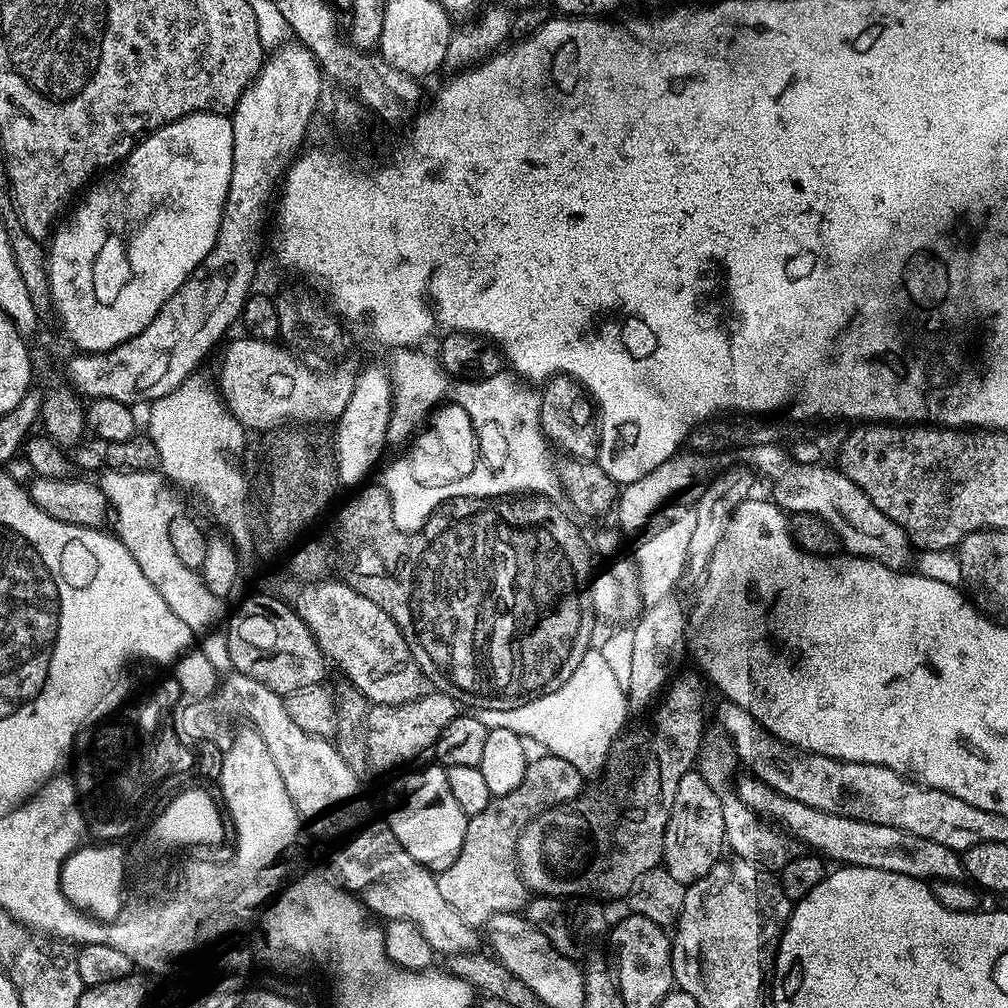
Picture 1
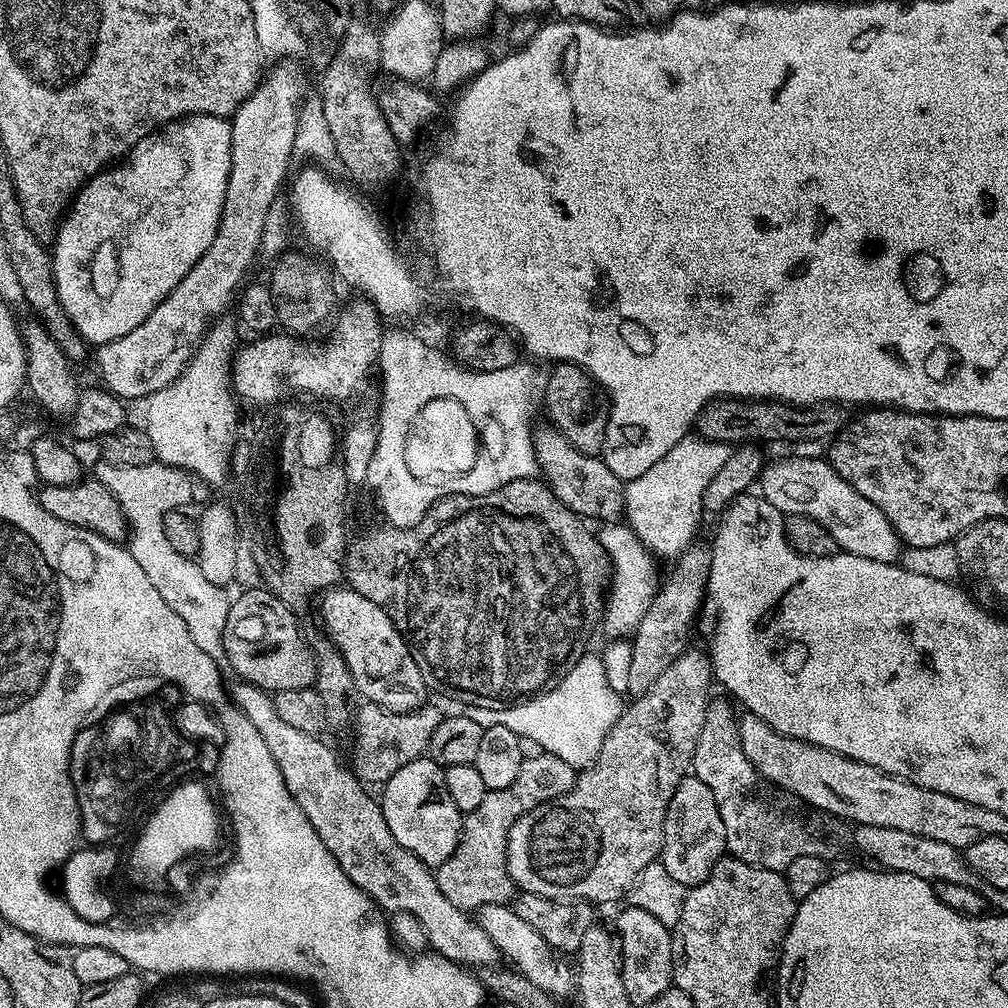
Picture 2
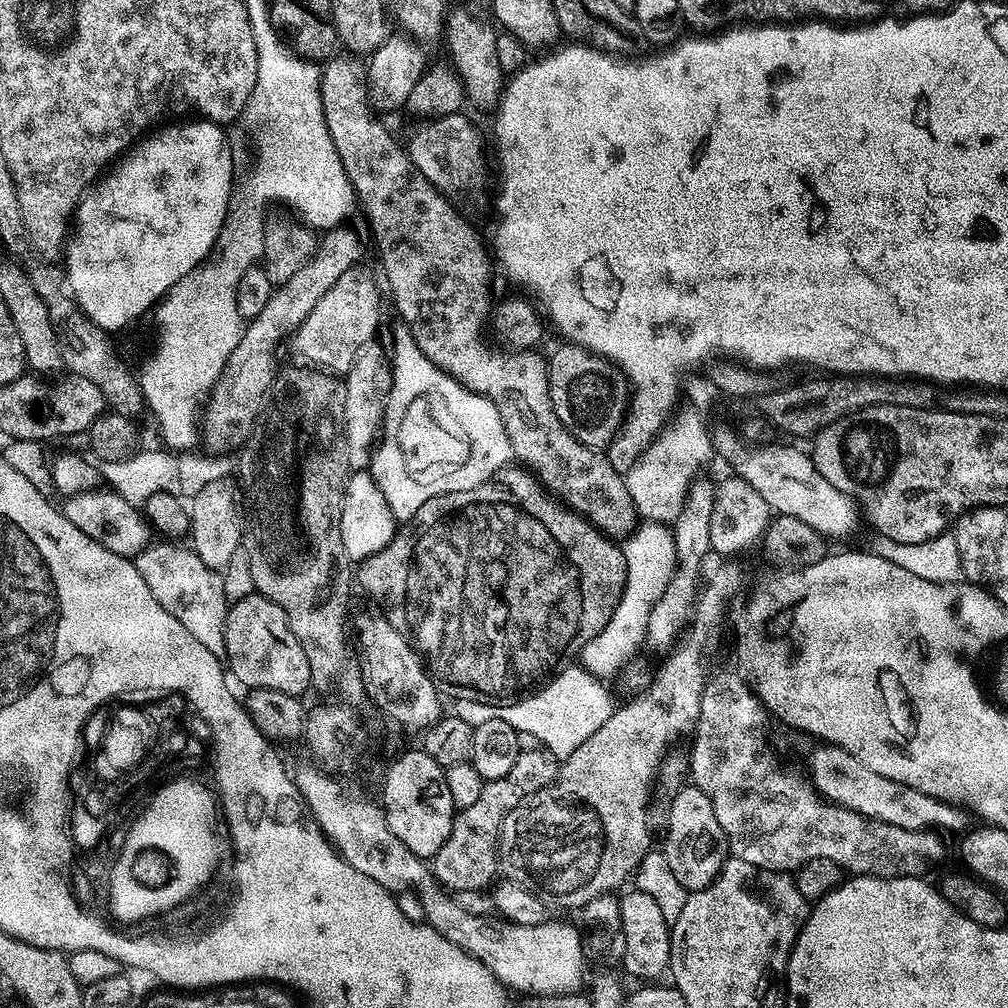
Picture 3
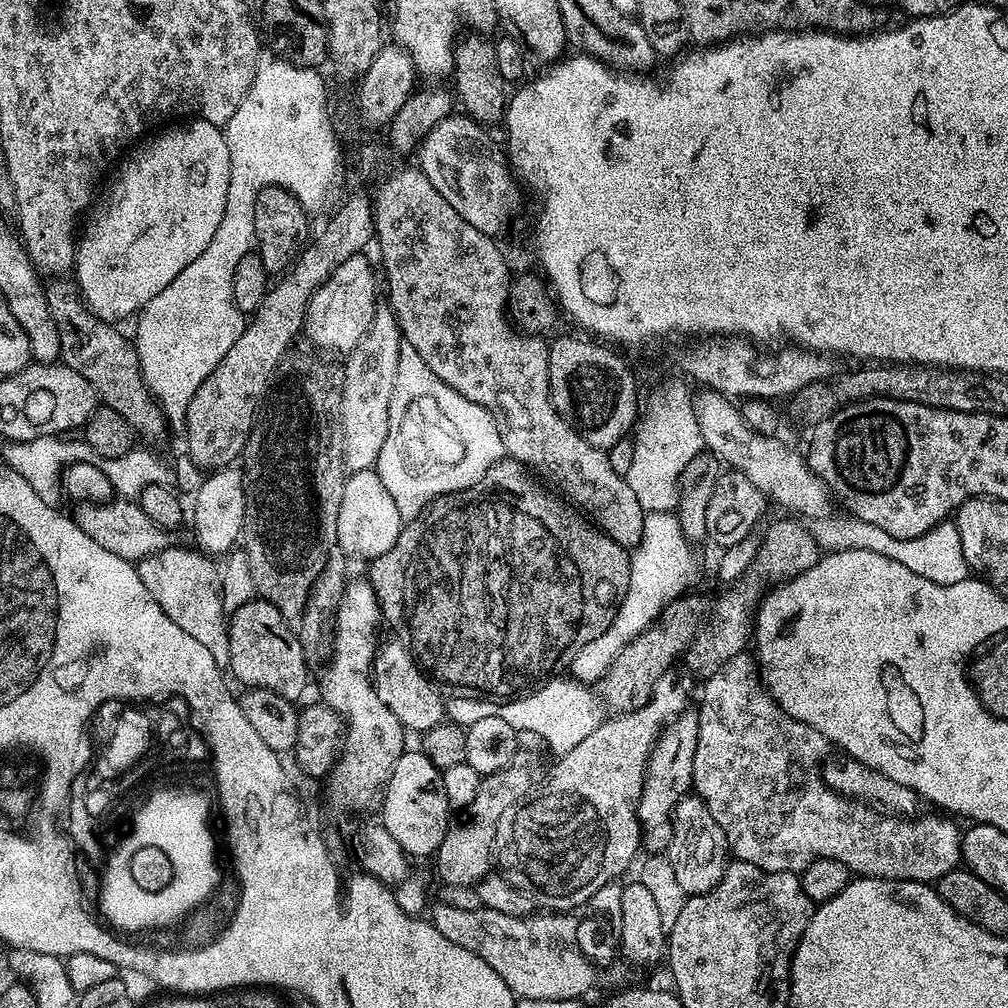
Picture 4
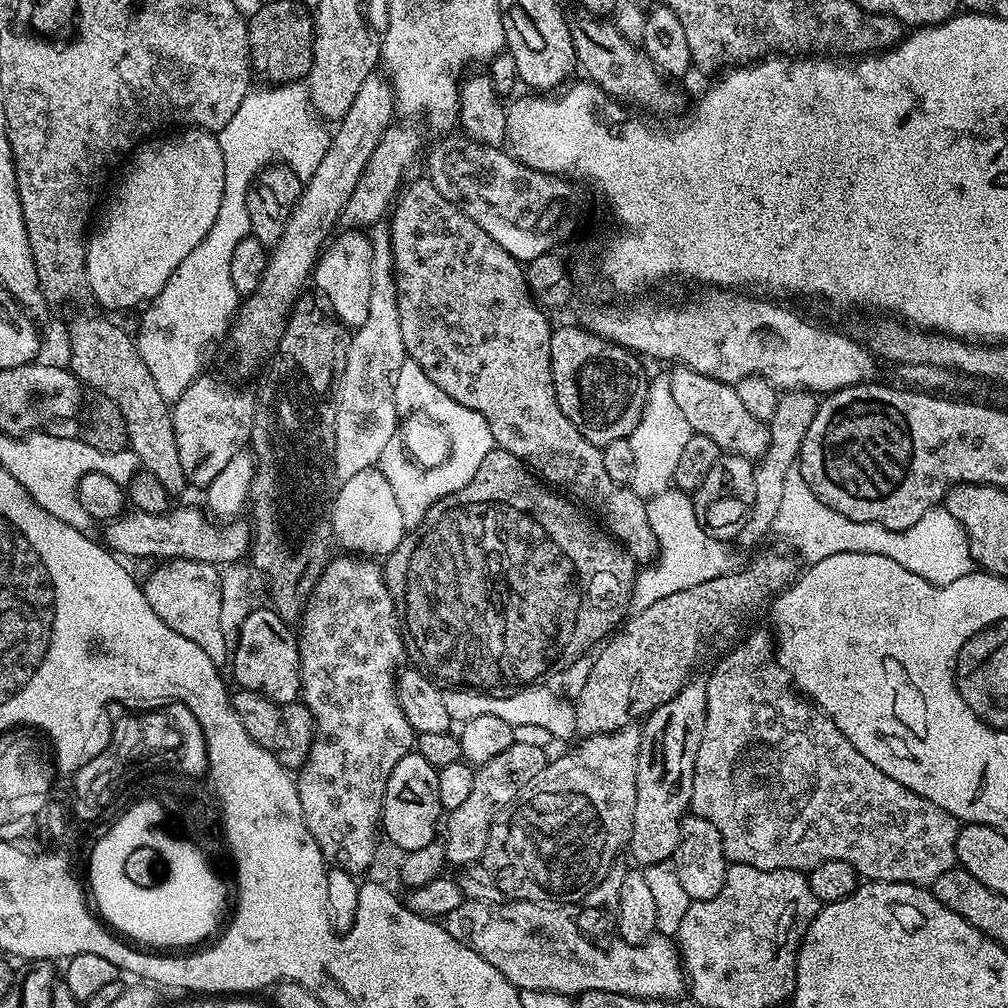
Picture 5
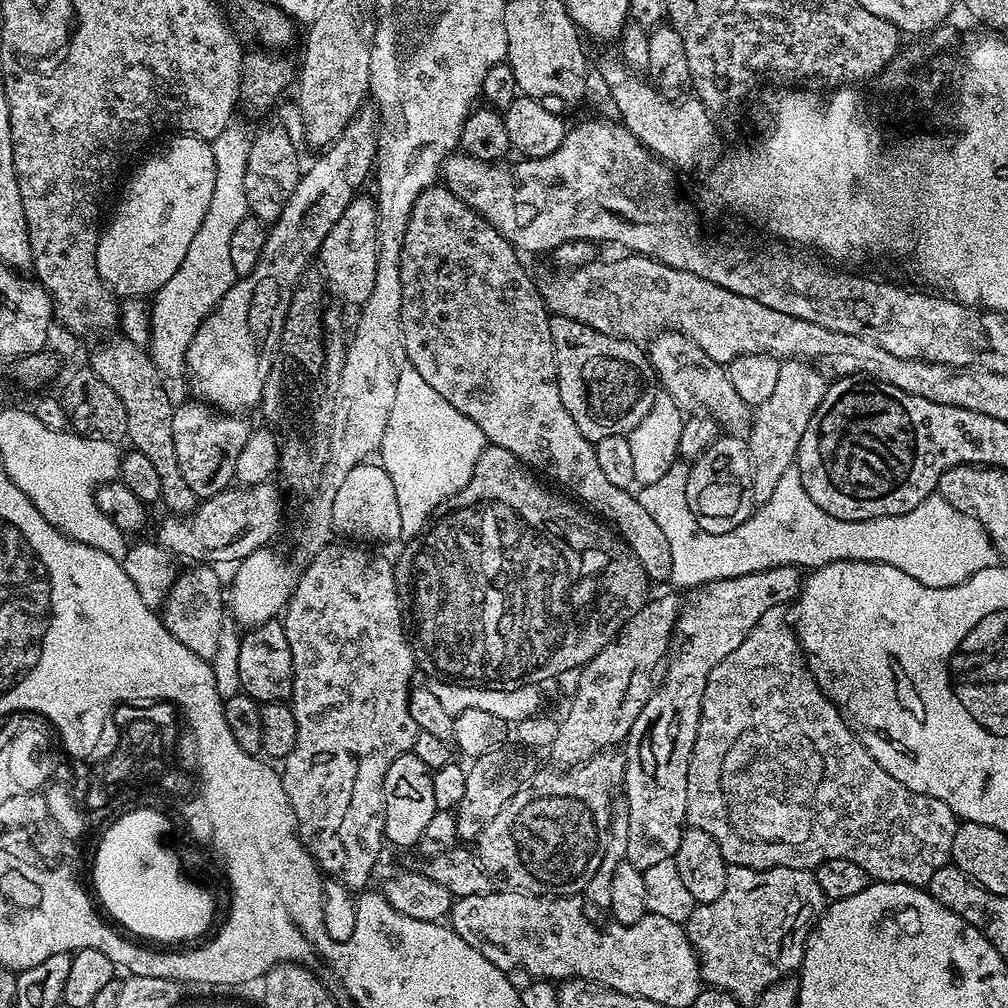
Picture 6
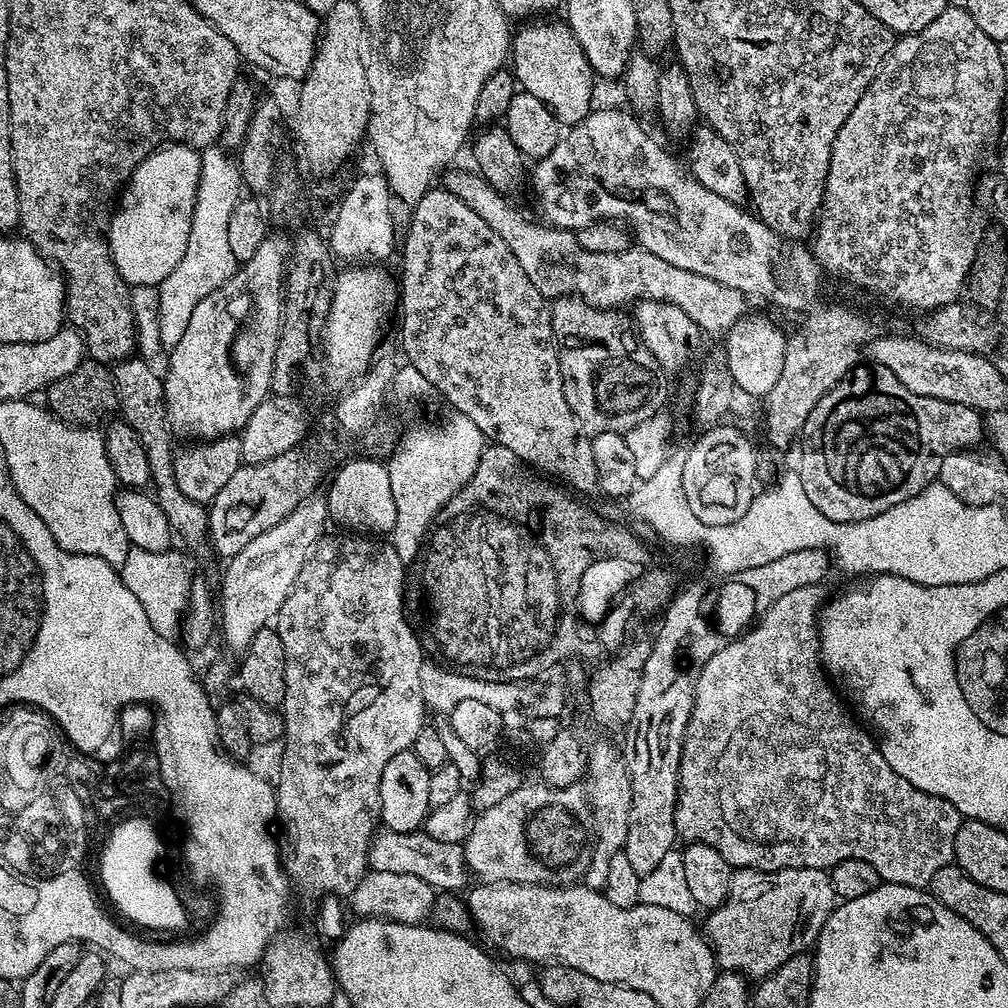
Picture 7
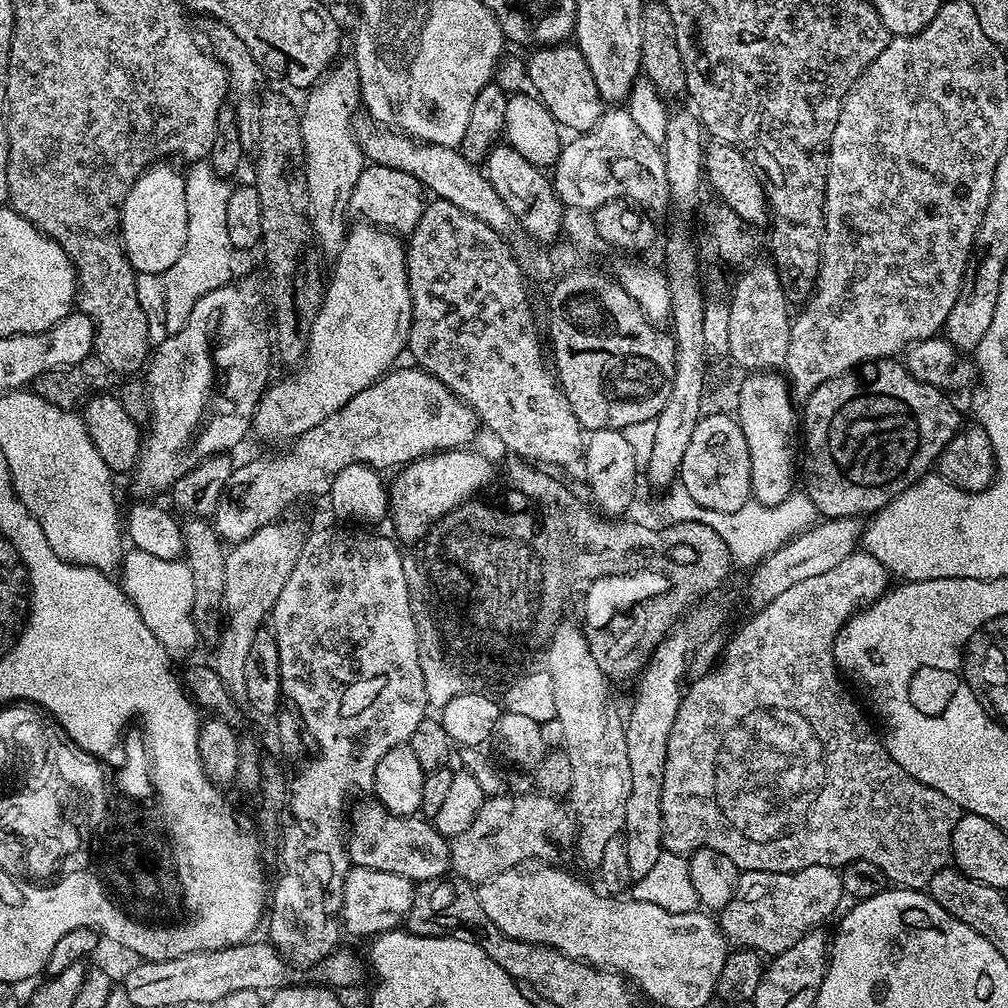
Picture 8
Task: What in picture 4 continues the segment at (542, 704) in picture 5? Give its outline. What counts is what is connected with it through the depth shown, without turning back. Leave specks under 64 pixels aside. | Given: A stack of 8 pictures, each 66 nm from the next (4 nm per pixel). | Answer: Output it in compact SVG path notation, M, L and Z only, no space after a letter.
M555 677L540 687L510 698L506 701L494 701L490 698L481 698L472 694L456 694L452 699L445 701L445 715L453 723L468 727L478 722L479 718L503 718L517 732L531 730L534 734L543 737L545 745L561 756L569 753L574 746L578 746L582 739L593 732L604 720L604 706L597 695L587 685L568 677Z

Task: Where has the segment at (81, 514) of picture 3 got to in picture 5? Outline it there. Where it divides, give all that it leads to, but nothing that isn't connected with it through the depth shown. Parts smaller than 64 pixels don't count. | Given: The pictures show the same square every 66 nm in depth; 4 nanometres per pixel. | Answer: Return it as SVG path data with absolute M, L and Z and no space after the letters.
M175 508L162 514L125 510L103 525L103 543L121 557L138 556L146 560L153 556L156 562L190 559L227 566L243 561L249 555L252 547L252 526L247 519L236 518L225 523L228 524L225 528L219 528L218 525L211 524L216 522L209 519L203 511L200 513L196 508Z

